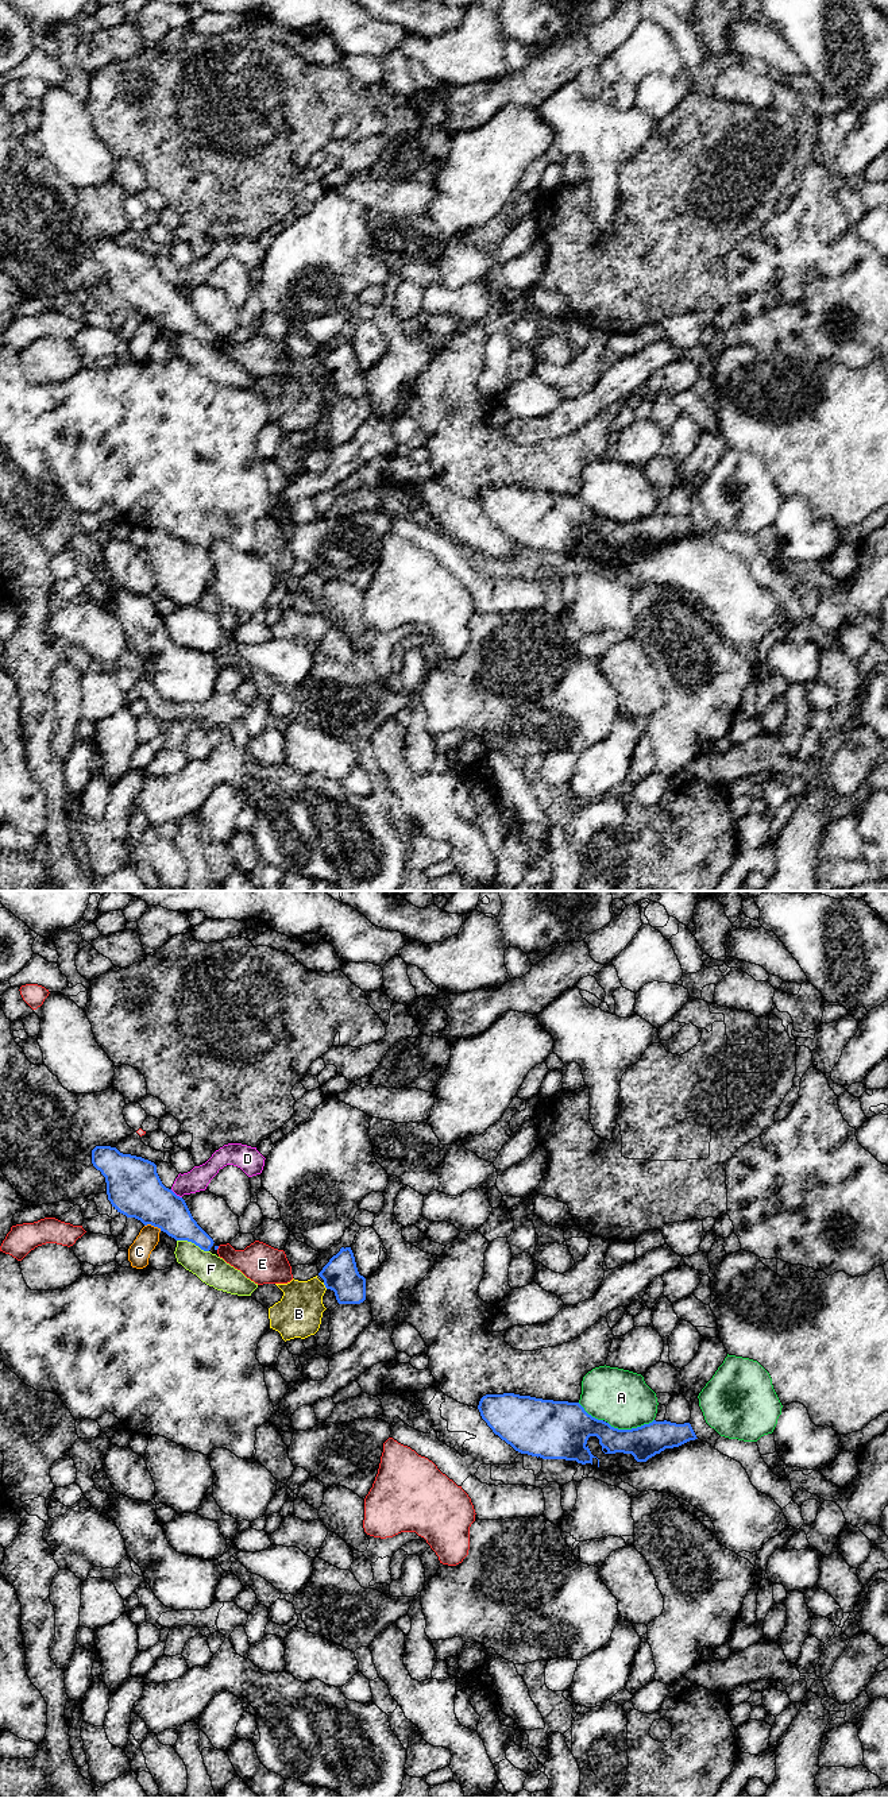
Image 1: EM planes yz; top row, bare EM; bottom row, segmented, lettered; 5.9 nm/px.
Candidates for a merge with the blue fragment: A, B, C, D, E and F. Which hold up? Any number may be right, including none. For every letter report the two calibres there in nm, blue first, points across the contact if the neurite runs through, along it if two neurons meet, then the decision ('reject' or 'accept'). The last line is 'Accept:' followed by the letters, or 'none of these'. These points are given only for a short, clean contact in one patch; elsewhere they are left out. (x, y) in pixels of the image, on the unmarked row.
A: 200 nm thick on the blue side, 340 nm on the other; reject
B: 220 nm thick on the blue side, 280 nm on the other; border along yz (323, 375), (327, 381); reject
C: 320 nm thick on the blue side, 130 nm on the other; border along yz (145, 317), (153, 317), (161, 323); reject
D: 320 nm thick on the blue side, 140 nm on the other; border along yz (170, 282), (181, 290); reject
E: 20 nm thick on the blue side, 220 nm on the other; reject
F: 220 nm thick on the blue side, 180 nm on the other; border along yz (177, 332), (193, 335), (208, 344); reject
Accept: none of these

